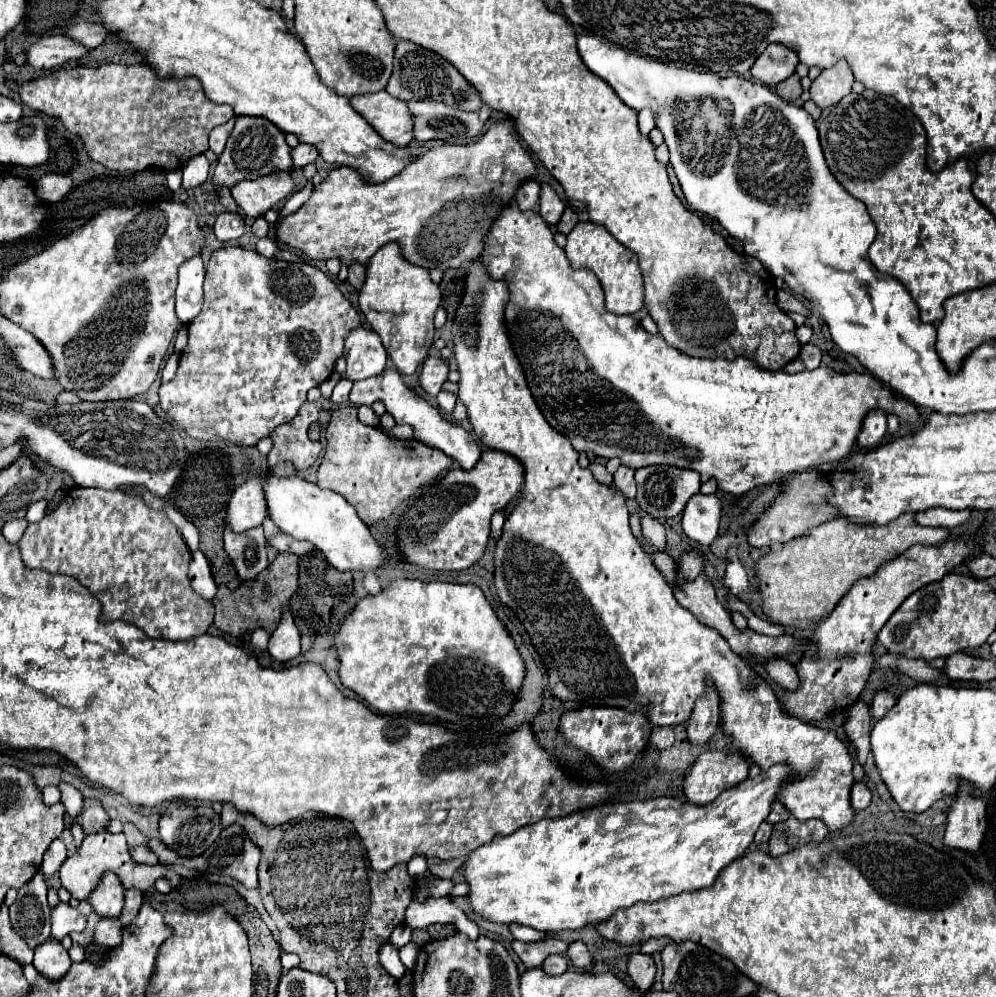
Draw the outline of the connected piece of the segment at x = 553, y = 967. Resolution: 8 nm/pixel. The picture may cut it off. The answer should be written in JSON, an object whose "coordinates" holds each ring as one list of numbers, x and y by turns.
{"coordinates":[[549,955,549,957,541,963,541,967,547,969,549,975,559,975,559,973,565,973,565,971,567,971,569,963,567,963,567,959,565,959,563,955]]}

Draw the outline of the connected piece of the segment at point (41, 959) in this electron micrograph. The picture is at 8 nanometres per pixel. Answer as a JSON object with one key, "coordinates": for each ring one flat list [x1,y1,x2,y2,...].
{"coordinates":[[49,937,45,943,35,947,33,965,39,973,47,975,47,979,61,979,69,971,71,959,61,941]]}

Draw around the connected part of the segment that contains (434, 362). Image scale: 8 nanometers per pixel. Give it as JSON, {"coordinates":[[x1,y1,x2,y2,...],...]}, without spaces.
{"coordinates":[[427,357,421,365,421,373,419,373,419,383,423,387,423,391,431,397,435,397,441,391,443,381,447,379,447,361,437,359,437,357]]}

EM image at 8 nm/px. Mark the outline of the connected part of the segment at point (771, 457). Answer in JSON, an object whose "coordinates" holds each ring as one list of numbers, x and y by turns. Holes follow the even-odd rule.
{"coordinates":[[509,207,507,211,503,211,503,215,499,215,499,219,495,219,495,227,491,227,491,231,487,235,487,247,483,249,481,259,487,267,487,271,491,273,491,277,505,279,509,283,511,299,509,299,509,305,505,311,505,323,507,323,507,331,509,331,513,349,515,349,515,353,521,361,521,367,525,371,529,389,531,389,543,417,549,421,549,425,553,429,557,429,571,441,571,445,577,453,593,453,603,459,619,457,621,465,627,465,631,469,641,469,647,465,675,465,681,469,693,469,701,475,701,481,715,477,719,489,723,489,727,493,741,495,755,487,781,481,787,475,801,473,809,467,845,459,857,443,857,435,861,433,867,413,871,413,873,409,881,409,885,415,897,415,901,427,915,429,921,425,921,415,919,415,917,407,913,403,909,403,907,399,895,395,889,387,885,387,877,377,873,377,869,373,842,373,836,372,831,367,829,372,827,366,820,366,813,371,801,371,801,373,791,375,785,371,775,371,775,373,759,371,759,367,755,367,755,363,747,363,747,359,743,359,743,357,737,357,733,361,697,359,697,357,683,355,681,351,669,347,661,335,645,333,643,327,631,315,615,315,615,313,603,311,603,289,599,287,599,281,595,279,595,275,591,275,591,271,575,271,569,267,565,251,555,243,549,225,535,211,519,211,517,207],[559,405,563,407,561,411,557,411]]}

